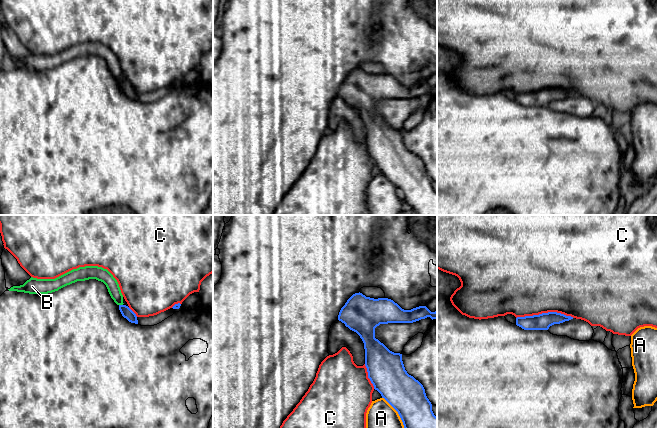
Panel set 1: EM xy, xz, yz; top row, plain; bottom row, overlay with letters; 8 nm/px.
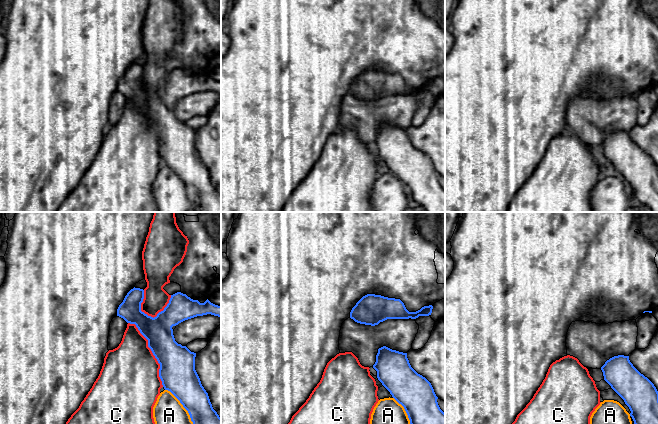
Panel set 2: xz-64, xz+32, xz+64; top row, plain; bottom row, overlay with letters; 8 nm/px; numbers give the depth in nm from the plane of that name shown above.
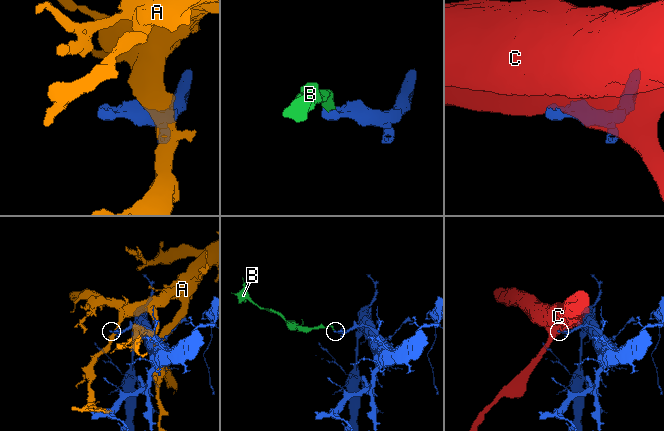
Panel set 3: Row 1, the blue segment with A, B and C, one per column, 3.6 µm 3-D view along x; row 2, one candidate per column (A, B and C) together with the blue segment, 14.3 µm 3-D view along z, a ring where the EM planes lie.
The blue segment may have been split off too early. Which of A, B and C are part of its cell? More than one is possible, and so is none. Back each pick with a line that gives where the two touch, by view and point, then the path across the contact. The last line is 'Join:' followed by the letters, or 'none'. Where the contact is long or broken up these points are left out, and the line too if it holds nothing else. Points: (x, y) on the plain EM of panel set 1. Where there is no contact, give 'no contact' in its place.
B: contact xy (121, 81); way xy (126, 88), (121, 81), (112, 60), (107, 54)
Join: B

